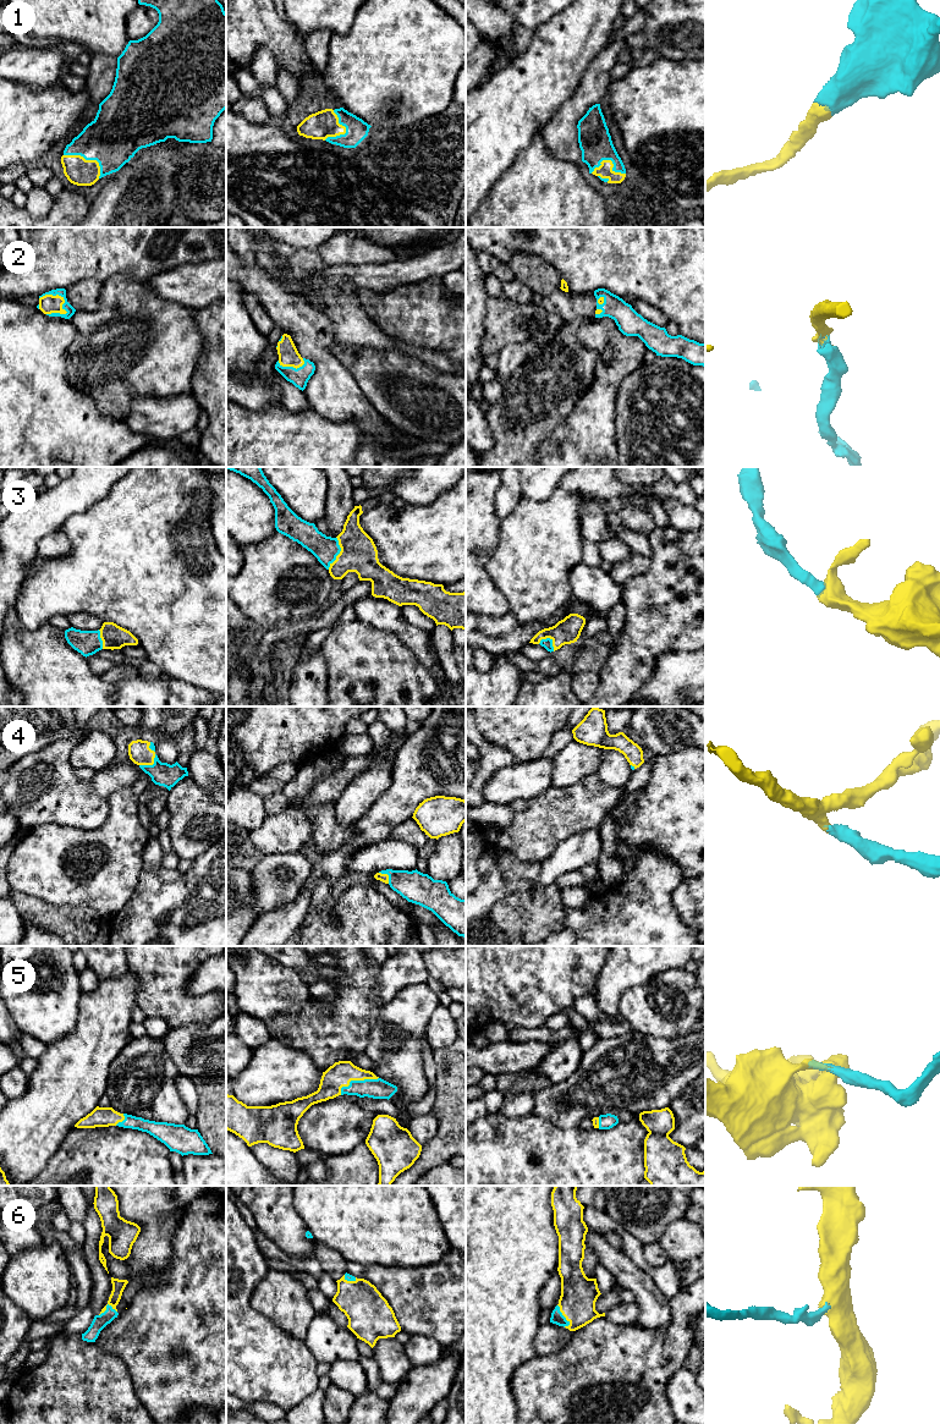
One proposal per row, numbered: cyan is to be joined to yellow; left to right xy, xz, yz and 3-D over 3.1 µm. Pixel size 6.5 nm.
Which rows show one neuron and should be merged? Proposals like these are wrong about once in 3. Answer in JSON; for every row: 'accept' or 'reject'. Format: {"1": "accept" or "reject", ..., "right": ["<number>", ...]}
{"1": "accept", "2": "accept", "3": "accept", "4": "accept", "5": "accept", "6": "accept", "right": ["1", "2", "3", "4", "5", "6"]}

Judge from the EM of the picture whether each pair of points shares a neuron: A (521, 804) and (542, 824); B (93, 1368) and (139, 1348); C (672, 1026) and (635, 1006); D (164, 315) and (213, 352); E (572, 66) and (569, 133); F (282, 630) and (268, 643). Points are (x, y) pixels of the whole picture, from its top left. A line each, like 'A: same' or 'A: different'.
A: different
B: different
C: same
D: different
E: different
F: same

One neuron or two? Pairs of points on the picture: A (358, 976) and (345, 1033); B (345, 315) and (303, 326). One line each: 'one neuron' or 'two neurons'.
A: one neuron
B: two neurons

